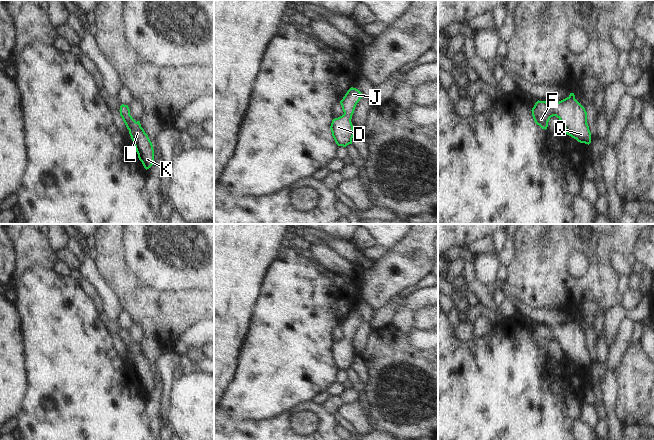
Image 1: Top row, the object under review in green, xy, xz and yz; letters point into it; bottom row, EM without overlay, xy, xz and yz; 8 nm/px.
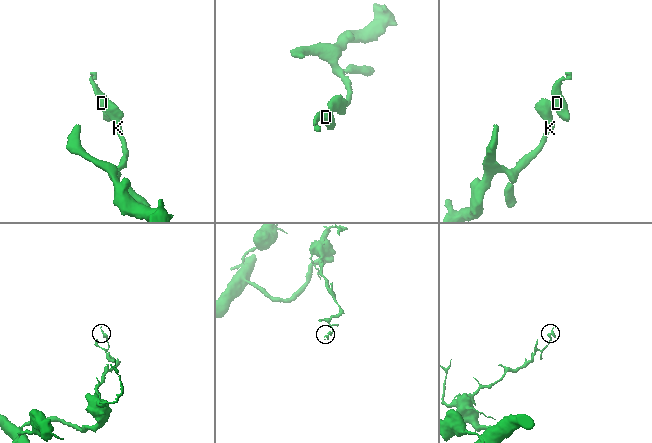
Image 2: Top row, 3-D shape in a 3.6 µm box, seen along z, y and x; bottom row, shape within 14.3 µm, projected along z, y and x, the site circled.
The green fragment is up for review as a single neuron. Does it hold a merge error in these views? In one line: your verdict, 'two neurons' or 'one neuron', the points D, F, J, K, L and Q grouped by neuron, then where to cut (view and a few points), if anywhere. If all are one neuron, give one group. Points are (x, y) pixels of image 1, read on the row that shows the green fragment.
one neuron; groups D F J K L Q; cut none

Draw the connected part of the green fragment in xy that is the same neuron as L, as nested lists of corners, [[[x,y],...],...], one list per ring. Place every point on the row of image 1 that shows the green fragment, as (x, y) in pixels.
[[[128,105],[120,106],[120,116],[122,117],[129,134],[134,143],[139,160],[147,170],[154,164],[154,149],[152,142],[144,129],[141,127],[140,121],[135,121],[130,115]]]

